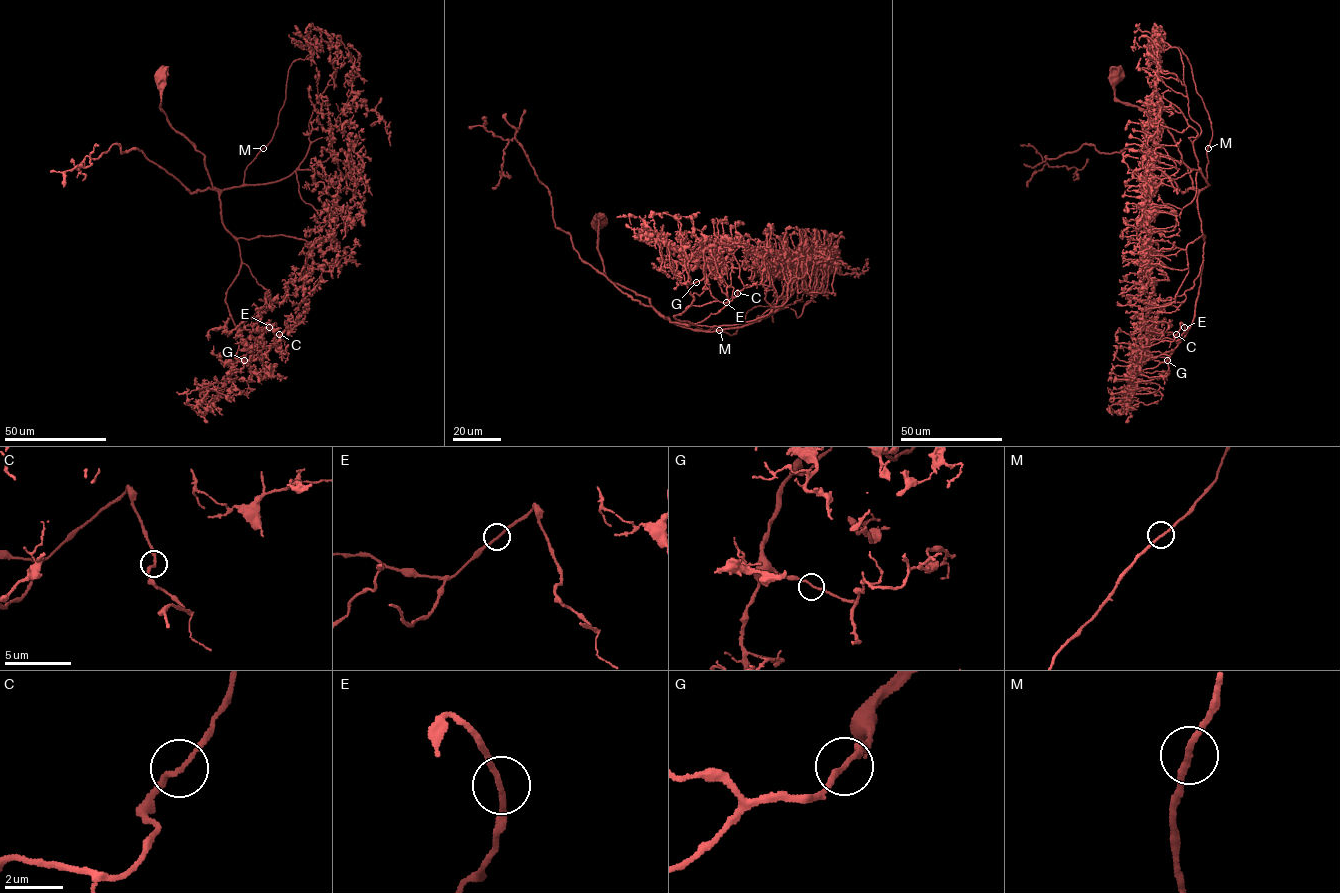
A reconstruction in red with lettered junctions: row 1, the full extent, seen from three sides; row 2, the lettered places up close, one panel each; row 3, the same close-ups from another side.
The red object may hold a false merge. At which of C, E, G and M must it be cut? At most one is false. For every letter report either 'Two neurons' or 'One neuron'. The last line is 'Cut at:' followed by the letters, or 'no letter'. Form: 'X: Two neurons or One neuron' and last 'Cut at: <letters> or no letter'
C: One neuron
E: One neuron
G: One neuron
M: One neuron
Cut at: no letter

